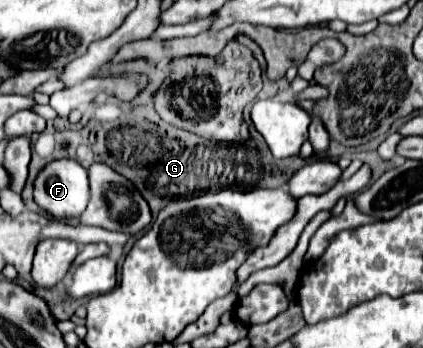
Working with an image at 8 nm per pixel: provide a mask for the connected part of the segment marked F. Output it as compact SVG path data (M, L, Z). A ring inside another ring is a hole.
M57 160L45 166L37 180L35 180L35 202L47 210L53 218L59 220L69 220L69 218L79 218L87 204L89 204L91 192L89 192L89 174L87 170L77 164L75 160Z

